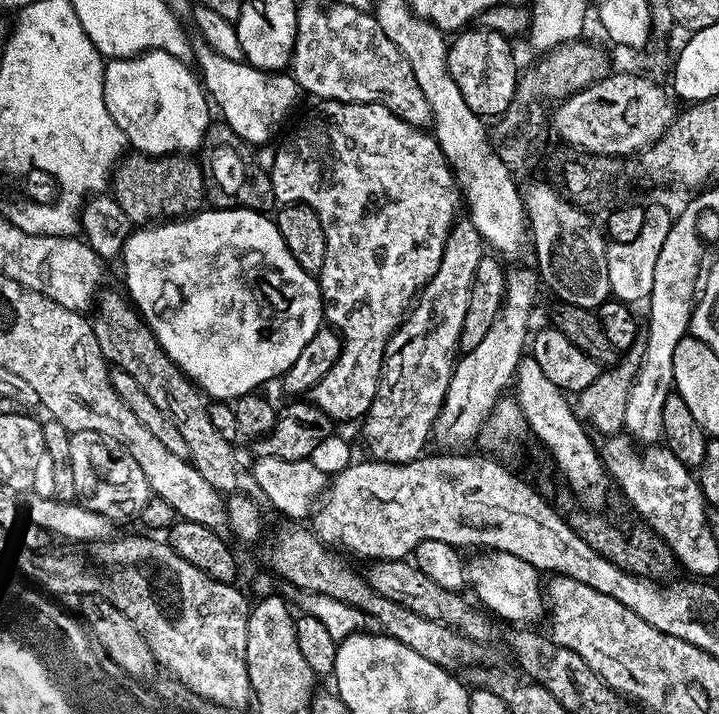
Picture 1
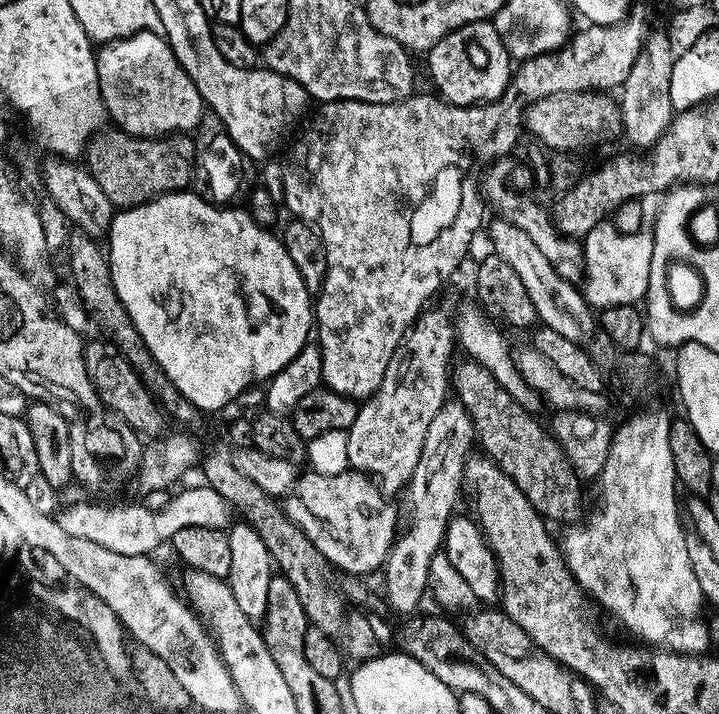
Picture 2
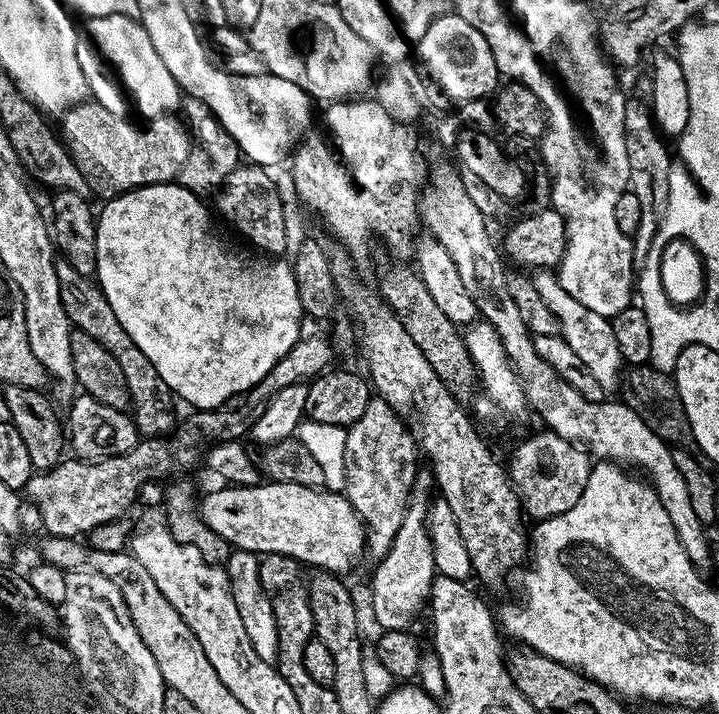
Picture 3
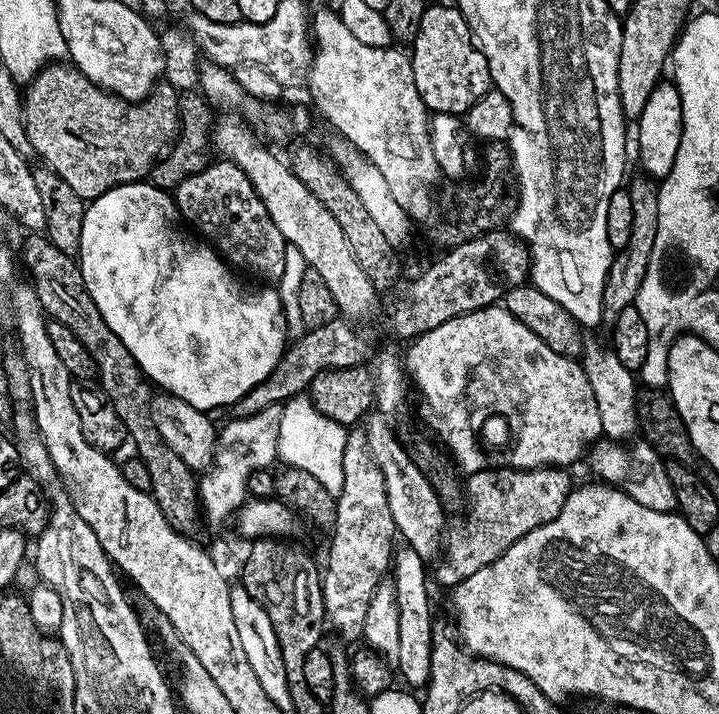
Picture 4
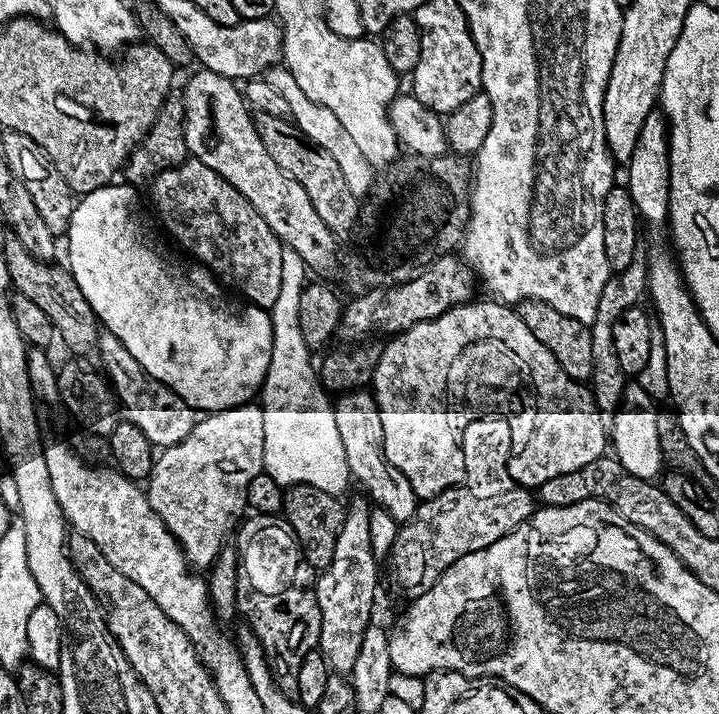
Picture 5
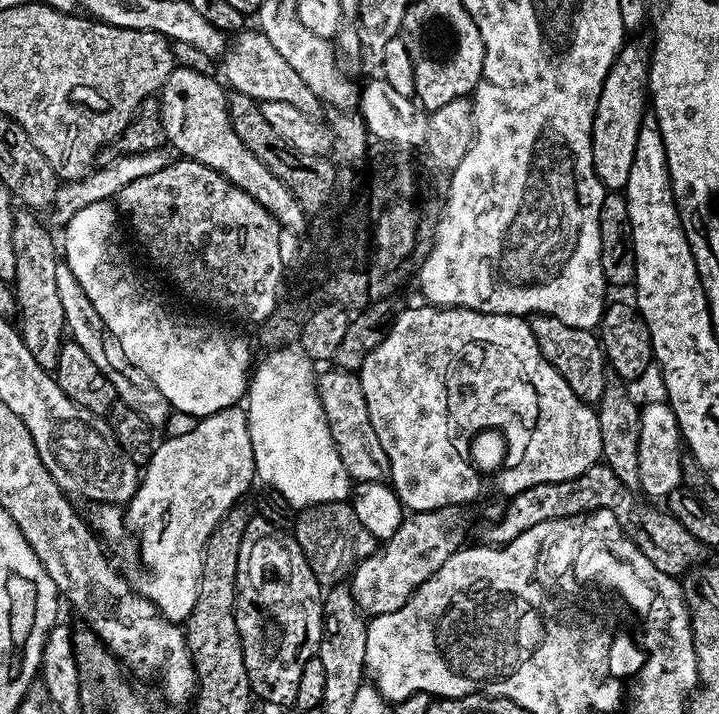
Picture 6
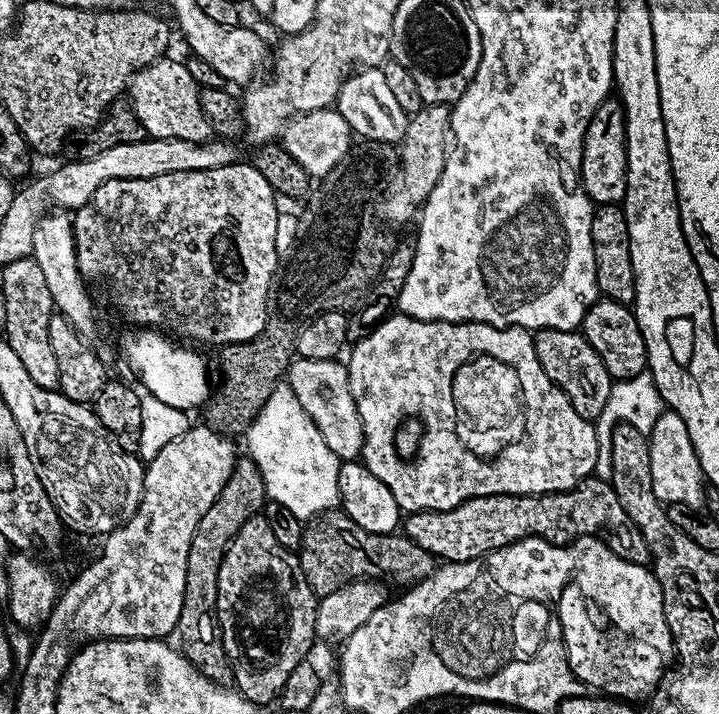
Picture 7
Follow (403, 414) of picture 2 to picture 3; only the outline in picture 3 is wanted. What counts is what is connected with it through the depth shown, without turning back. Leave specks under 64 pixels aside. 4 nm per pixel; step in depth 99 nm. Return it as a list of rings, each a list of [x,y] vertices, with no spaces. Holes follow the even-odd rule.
[[[372,398],[362,416],[347,429],[343,495],[347,496],[353,510],[359,514],[360,520],[364,523],[367,555],[382,558],[388,553],[394,534],[398,534],[398,526],[402,526],[404,510],[408,507],[412,485],[418,475],[418,469],[416,469],[418,445],[411,431],[406,430],[405,421],[379,398]]]

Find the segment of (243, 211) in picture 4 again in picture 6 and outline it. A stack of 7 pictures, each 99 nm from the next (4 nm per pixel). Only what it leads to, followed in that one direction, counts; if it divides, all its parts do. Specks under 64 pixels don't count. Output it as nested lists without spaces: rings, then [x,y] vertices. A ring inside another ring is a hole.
[[[176,158],[168,163],[162,170],[157,170],[154,174],[149,174],[144,178],[138,178],[137,181],[130,182],[118,195],[118,212],[121,217],[128,219],[128,224],[132,227],[132,232],[136,235],[138,243],[144,247],[144,252],[189,296],[192,300],[197,300],[200,304],[209,304],[212,308],[217,308],[220,312],[229,312],[232,316],[241,316],[244,320],[256,320],[263,322],[274,310],[276,301],[282,291],[282,281],[286,276],[286,262],[278,250],[280,233],[282,231],[280,224],[269,212],[258,203],[246,190],[234,186],[222,174],[210,170],[210,166],[202,166],[196,160],[187,158]]]

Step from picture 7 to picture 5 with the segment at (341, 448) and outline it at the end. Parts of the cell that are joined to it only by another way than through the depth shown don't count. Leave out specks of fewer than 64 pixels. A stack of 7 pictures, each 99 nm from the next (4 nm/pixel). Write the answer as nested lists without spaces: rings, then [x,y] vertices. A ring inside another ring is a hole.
[[[368,390],[343,393],[334,404],[334,422],[338,422],[338,434],[342,437],[342,450],[346,450],[351,479],[355,483],[357,480],[365,488],[363,491],[370,497],[373,505],[384,508],[397,522],[411,519],[416,512],[418,498],[406,474],[402,474],[402,470],[398,470],[386,458],[382,414],[378,414],[376,409],[376,397]]]

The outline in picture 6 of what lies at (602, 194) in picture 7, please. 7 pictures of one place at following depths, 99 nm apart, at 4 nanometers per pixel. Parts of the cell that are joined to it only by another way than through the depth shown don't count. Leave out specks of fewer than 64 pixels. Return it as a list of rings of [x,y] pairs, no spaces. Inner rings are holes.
[[[625,43],[616,60],[606,74],[606,82],[602,82],[602,94],[598,94],[598,106],[594,110],[592,123],[592,153],[594,154],[594,170],[604,183],[605,189],[627,189],[630,178],[630,166],[634,166],[634,150],[638,146],[638,134],[644,126],[646,109],[650,104],[648,91],[648,70],[650,67],[650,52],[640,44]]]

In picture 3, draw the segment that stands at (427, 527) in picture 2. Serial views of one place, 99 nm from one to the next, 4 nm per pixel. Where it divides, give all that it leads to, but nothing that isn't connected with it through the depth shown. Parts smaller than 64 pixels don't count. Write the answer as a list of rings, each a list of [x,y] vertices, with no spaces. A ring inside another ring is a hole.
[[[417,475],[410,493],[408,507],[404,510],[402,526],[398,526],[398,534],[394,534],[394,540],[386,553],[379,561],[376,573],[372,576],[372,616],[384,630],[404,630],[409,627],[408,623],[419,614],[425,611],[432,594],[432,577],[437,575],[436,563],[432,554],[432,543],[428,537],[427,523],[430,499],[428,500],[428,487],[433,487],[434,481],[431,475]]]

